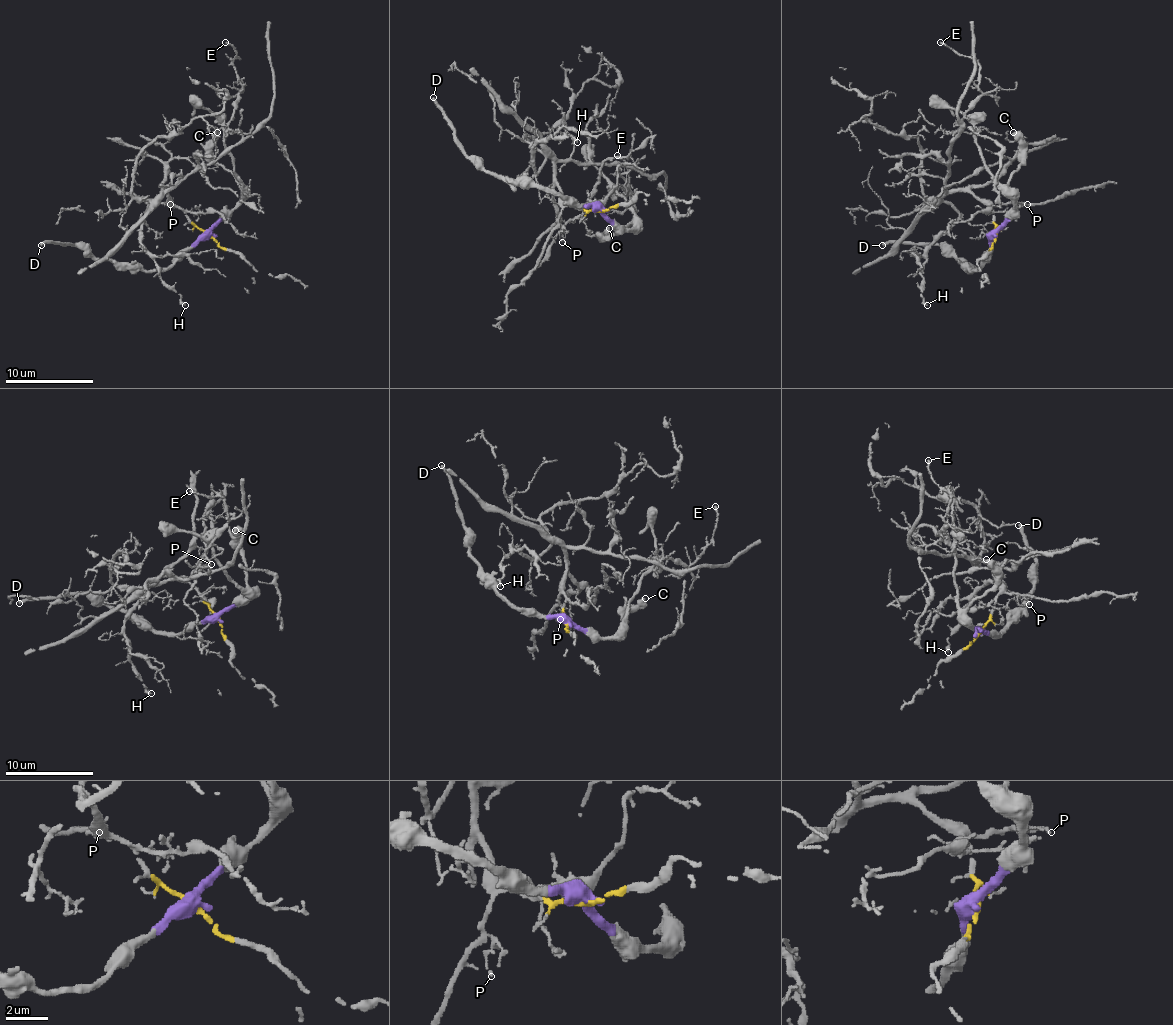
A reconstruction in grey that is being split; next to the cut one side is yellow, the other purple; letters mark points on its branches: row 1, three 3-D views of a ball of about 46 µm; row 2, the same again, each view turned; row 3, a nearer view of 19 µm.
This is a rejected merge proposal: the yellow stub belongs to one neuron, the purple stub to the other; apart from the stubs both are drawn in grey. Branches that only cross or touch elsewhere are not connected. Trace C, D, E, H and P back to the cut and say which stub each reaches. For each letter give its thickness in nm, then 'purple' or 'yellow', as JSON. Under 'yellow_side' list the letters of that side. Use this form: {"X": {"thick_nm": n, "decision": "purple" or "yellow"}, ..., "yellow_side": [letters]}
{"C": {"thick_nm": 600, "decision": "purple"}, "D": {"thick_nm": 240, "decision": "purple"}, "E": {"thick_nm": 170, "decision": "yellow"}, "H": {"thick_nm": 220, "decision": "yellow"}, "P": {"thick_nm": 100, "decision": "yellow"}, "yellow_side": ["E", "H", "P"]}

